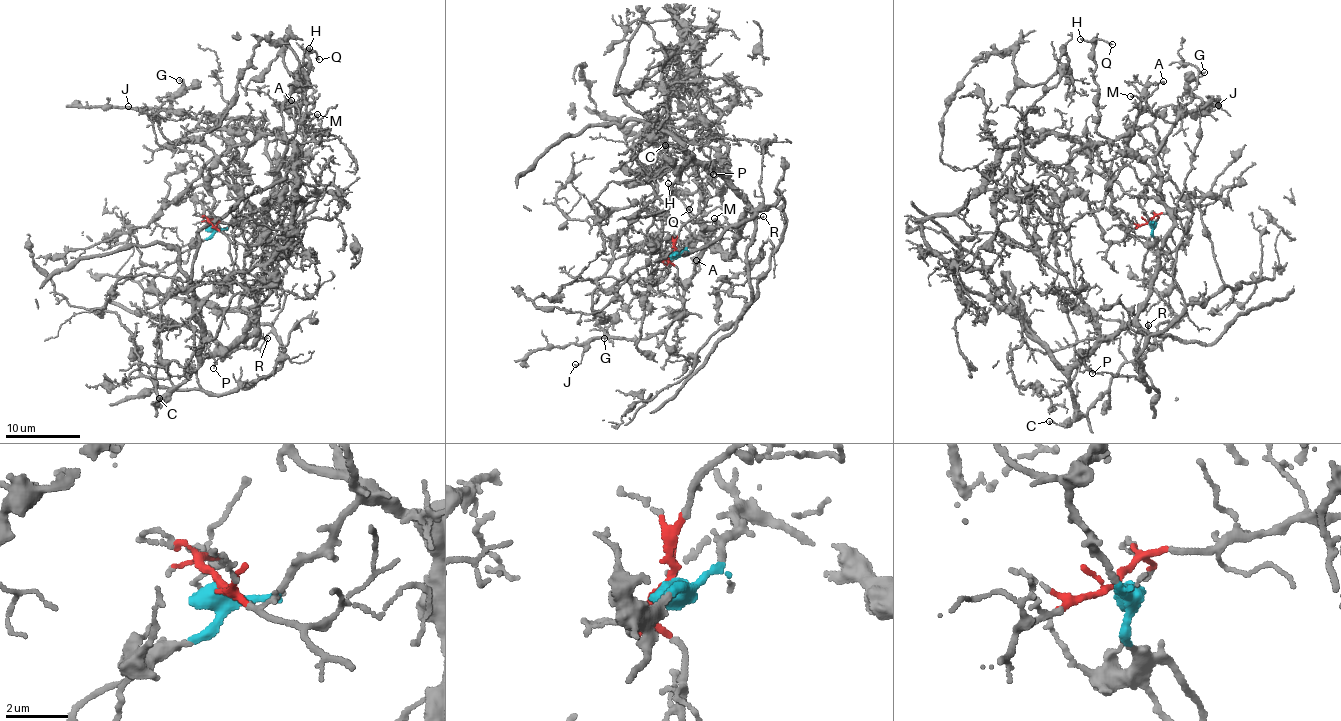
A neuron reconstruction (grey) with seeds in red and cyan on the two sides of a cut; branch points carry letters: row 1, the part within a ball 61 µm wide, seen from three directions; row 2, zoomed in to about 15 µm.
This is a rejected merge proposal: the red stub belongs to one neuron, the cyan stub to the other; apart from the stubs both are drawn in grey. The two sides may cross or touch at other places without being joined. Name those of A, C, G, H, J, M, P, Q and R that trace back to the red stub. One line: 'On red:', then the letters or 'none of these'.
On red: none of these

